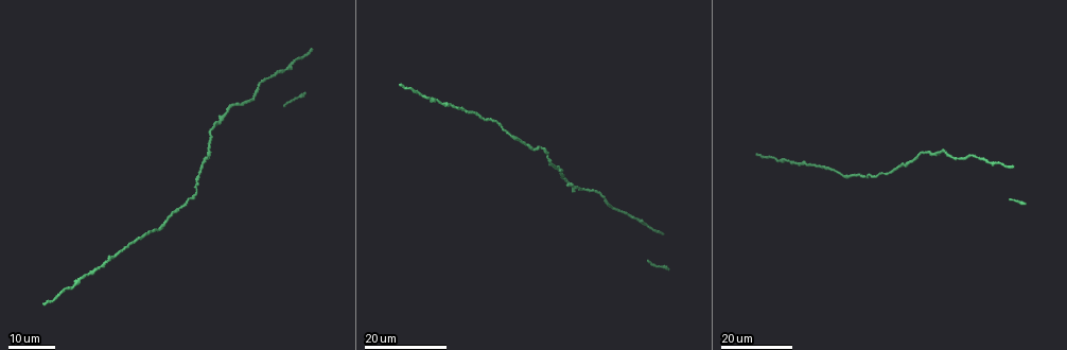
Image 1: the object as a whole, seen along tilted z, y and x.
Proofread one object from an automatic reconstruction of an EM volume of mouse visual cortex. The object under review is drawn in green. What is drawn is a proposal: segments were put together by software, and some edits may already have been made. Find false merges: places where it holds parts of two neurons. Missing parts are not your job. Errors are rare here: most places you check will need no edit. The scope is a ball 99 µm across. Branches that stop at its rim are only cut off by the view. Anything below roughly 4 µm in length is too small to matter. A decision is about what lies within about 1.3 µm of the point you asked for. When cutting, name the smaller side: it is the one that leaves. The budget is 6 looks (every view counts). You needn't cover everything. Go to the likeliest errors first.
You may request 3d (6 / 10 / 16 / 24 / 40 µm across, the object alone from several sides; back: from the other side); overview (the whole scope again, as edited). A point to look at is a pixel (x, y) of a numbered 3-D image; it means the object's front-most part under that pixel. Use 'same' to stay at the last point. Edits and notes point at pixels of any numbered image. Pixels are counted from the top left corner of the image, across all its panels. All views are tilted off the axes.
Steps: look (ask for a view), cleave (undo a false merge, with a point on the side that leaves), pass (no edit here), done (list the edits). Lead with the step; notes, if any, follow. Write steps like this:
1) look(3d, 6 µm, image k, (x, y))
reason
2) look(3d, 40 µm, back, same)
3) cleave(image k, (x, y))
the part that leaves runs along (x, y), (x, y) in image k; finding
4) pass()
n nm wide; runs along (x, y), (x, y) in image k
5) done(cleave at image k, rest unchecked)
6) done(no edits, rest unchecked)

look(3d, 24 µm, image 1, (85, 273))

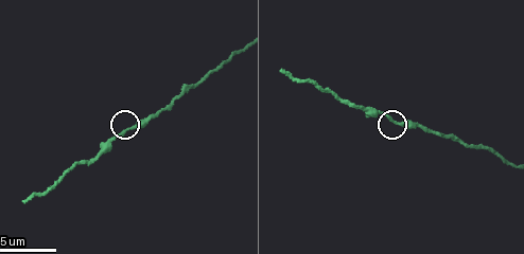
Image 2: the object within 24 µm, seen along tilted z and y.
look(3d, 6 µm, image 2, (399, 124))

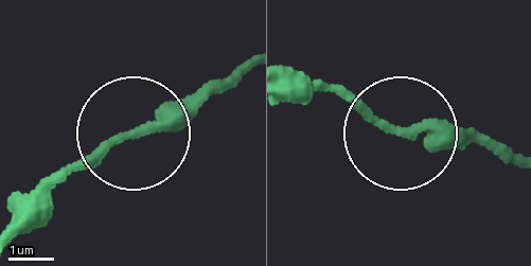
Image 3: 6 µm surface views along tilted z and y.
pass()
runs along (241, 63), (81, 157), (56, 190) in image 3; continuous, no second neuron

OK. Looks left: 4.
look(3d, 16 µm, image 1, (936, 152))
calibre changes

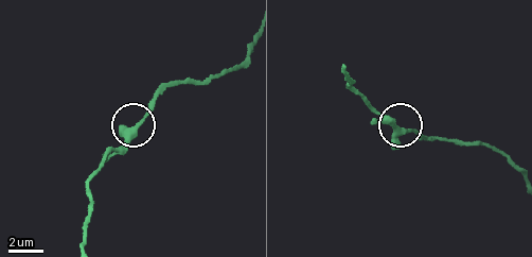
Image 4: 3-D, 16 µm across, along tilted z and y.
look(3d, 6 µm, image 4, (134, 131))
zoom in

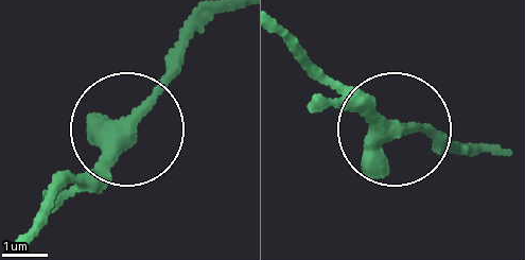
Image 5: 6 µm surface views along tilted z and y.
pass()
runs along (29, 230), (114, 154), (186, 38) in image 5; all the same neuron

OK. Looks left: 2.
look(3d, 24 µm, image 1, (604, 201))
thin neck

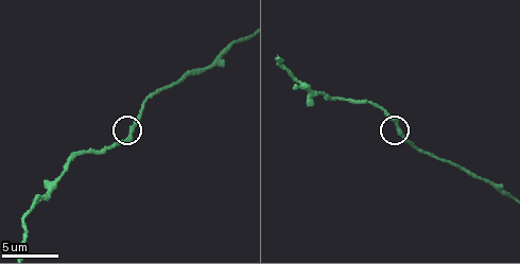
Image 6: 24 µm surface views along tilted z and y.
look(3d, 10 µm, image 6, (398, 128))

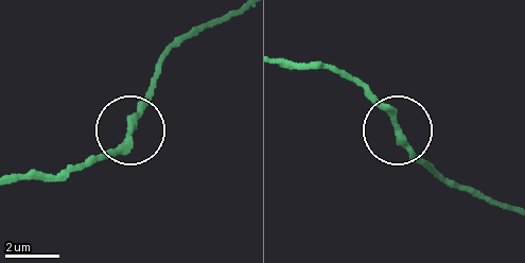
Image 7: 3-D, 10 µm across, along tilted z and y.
pass()
260 nm wide; runs along (14, 183), (102, 159), (129, 135), (155, 89) in image 7; all the same neuron

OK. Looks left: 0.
done(no edits, rest unchecked)

